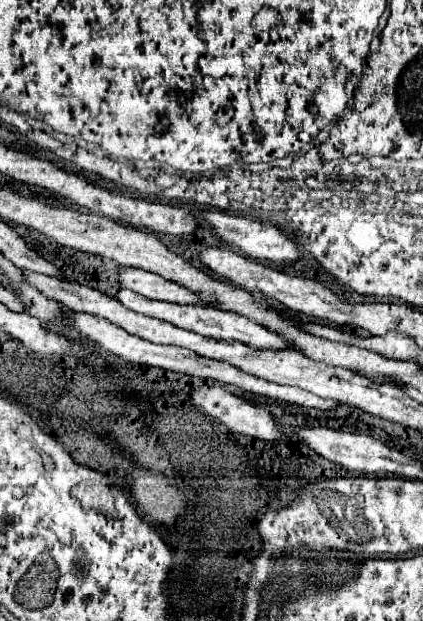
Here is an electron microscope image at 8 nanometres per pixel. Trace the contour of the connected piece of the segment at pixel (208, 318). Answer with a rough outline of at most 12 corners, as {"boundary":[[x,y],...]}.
{"boundary":[[130,289],[116,299],[140,315],[194,333],[282,349],[266,327],[214,307],[146,299]]}

